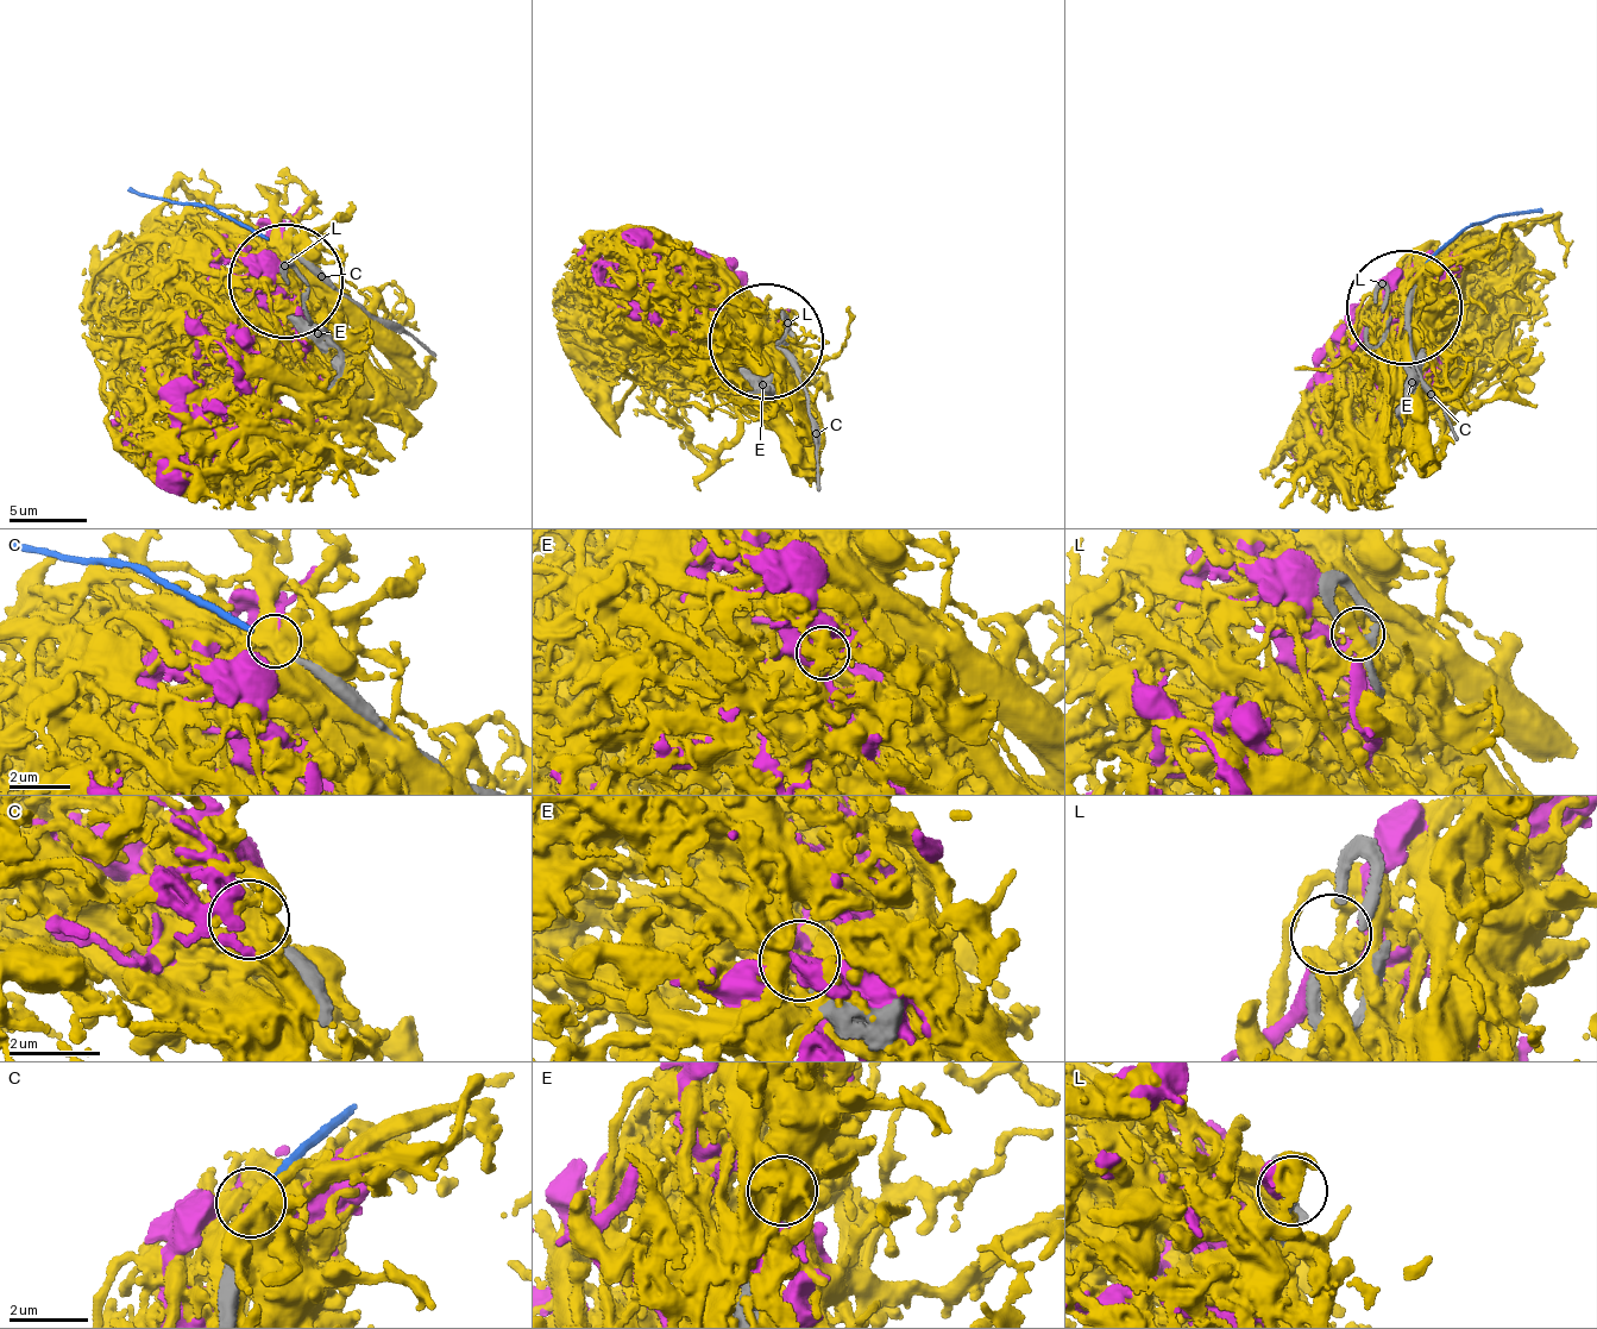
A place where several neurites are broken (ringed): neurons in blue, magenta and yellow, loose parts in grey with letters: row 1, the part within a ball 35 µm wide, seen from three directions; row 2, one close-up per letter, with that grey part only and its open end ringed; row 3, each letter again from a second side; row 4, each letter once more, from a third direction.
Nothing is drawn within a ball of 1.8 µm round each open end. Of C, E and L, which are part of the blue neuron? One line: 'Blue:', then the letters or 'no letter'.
Blue: C

